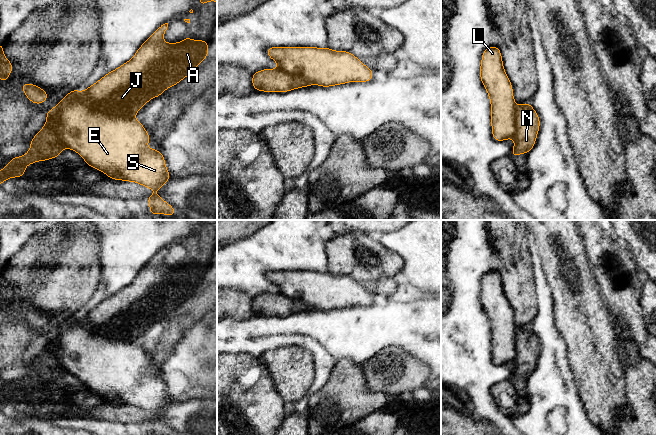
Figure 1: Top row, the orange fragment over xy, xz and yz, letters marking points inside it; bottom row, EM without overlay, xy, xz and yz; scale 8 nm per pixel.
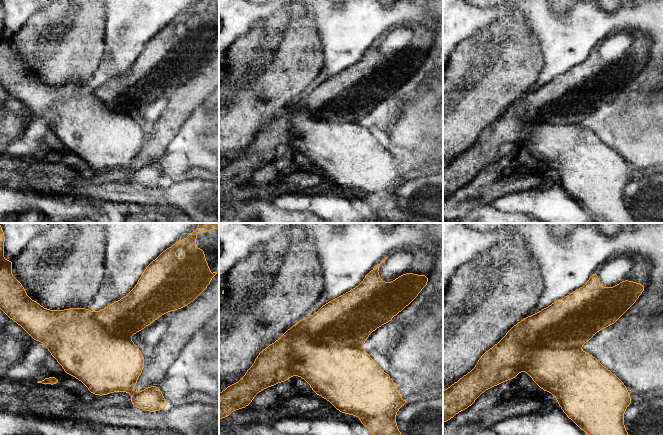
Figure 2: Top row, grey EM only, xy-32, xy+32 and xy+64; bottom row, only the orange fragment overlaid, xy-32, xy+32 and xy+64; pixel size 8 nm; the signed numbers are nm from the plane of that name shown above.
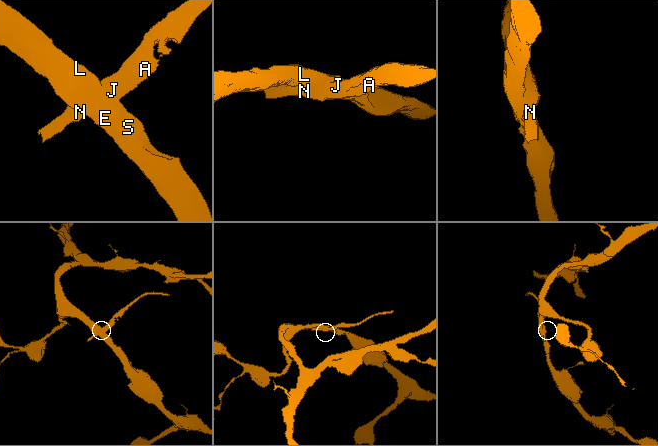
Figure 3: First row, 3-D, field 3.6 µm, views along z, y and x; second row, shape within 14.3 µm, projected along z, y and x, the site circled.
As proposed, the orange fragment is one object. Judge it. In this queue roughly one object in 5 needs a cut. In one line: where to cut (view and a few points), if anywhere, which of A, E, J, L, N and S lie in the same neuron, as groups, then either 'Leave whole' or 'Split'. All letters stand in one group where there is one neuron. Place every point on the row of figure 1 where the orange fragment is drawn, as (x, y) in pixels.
Split along xy (80, 96), (92, 108), (102, 112), (133, 117). Groups: A J N / E L S. Split

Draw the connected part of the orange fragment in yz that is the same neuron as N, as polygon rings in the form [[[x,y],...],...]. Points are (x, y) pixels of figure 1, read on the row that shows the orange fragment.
[[[530,103],[521,104],[516,114],[516,135],[511,156],[528,154],[536,143],[536,137],[540,128],[540,119]]]

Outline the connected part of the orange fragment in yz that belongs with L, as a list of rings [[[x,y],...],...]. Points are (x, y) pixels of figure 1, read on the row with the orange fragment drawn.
[[[498,46],[485,49],[480,64],[480,80],[491,103],[492,138],[498,142],[515,138],[517,105],[510,79],[503,67]]]

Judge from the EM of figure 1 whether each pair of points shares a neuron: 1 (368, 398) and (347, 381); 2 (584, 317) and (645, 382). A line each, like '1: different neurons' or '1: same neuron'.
1: same neuron
2: different neurons

